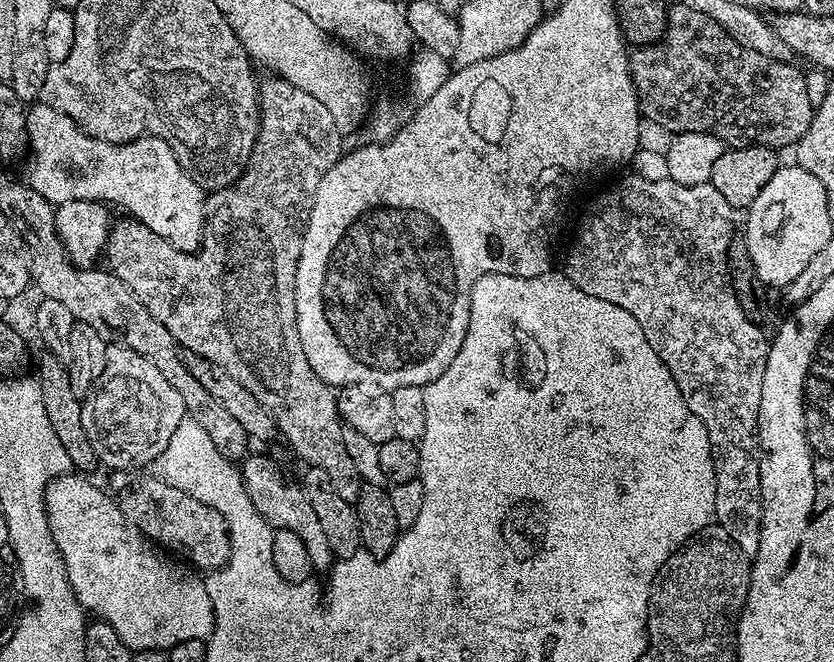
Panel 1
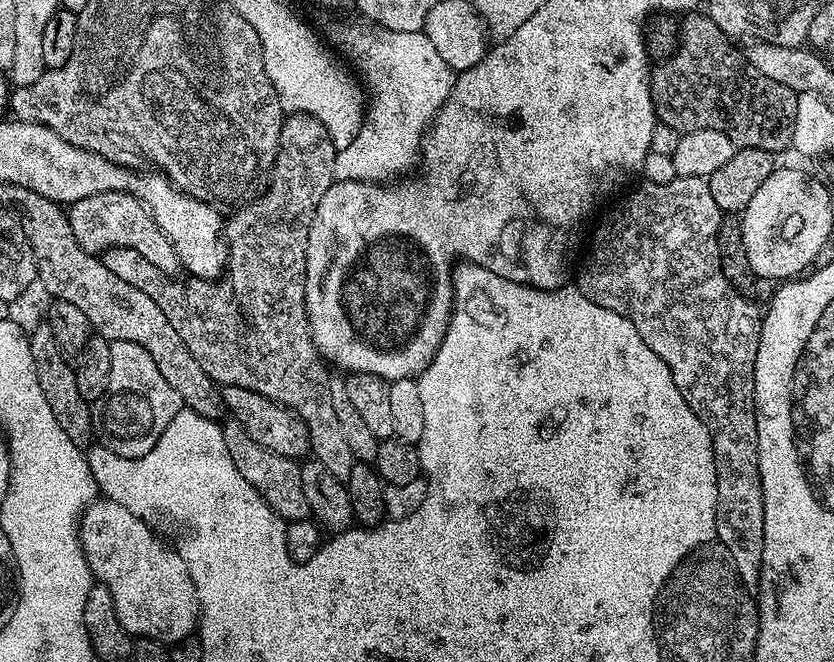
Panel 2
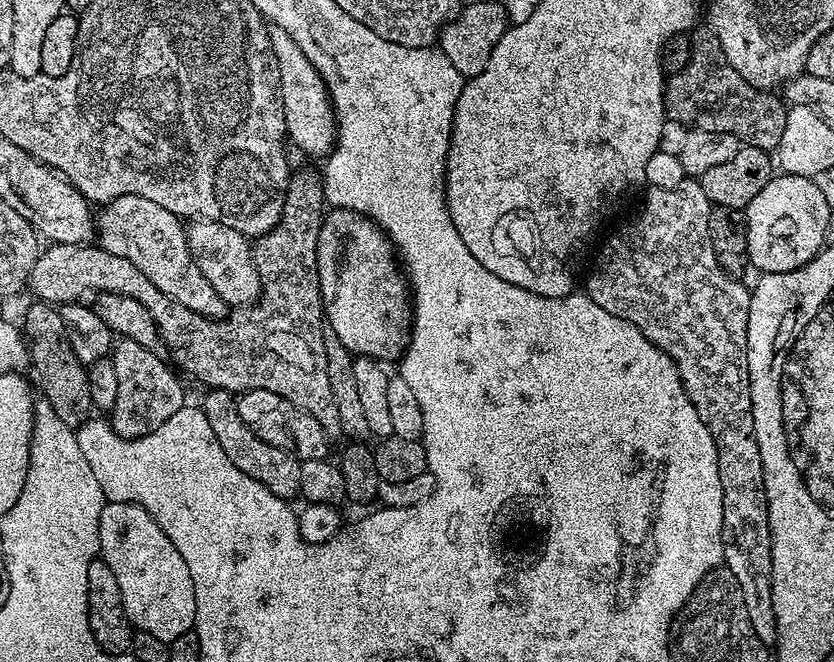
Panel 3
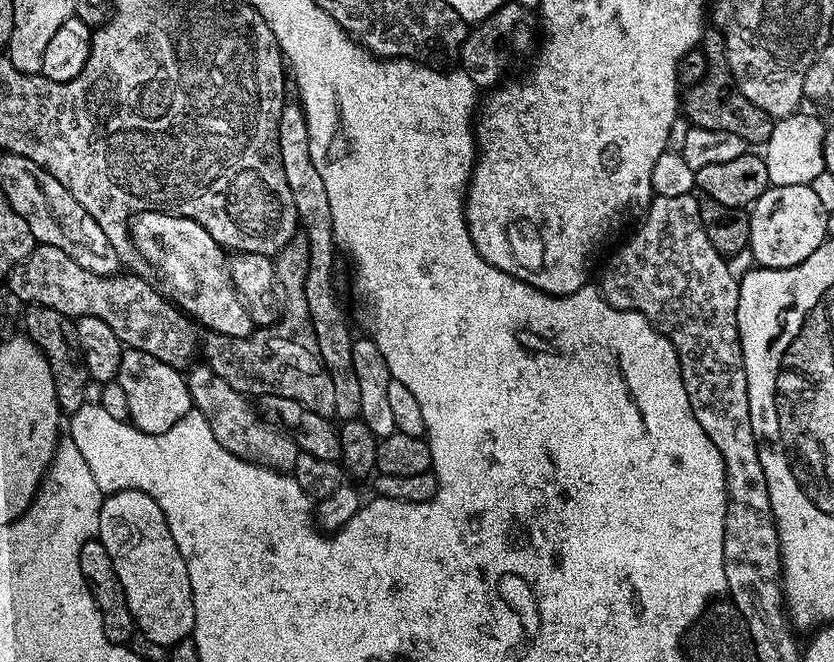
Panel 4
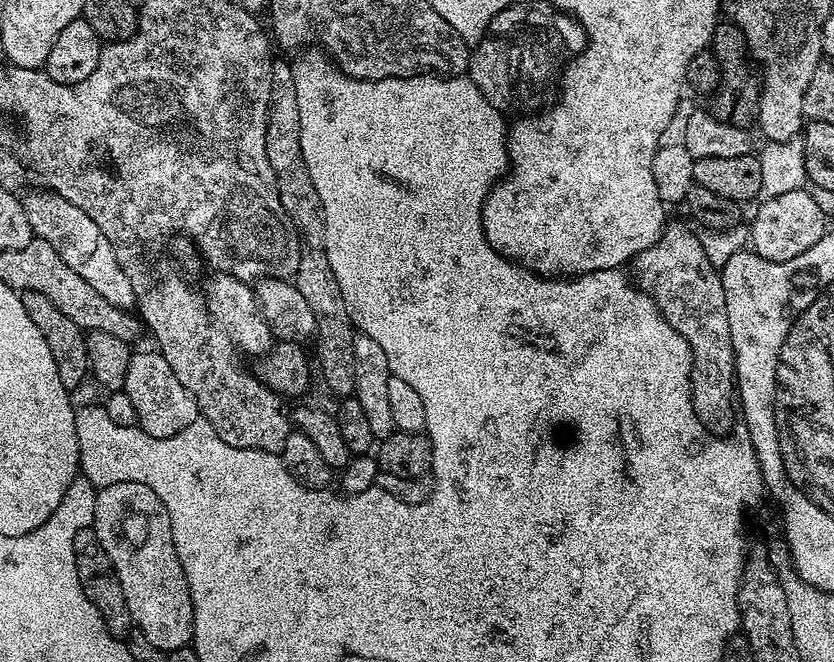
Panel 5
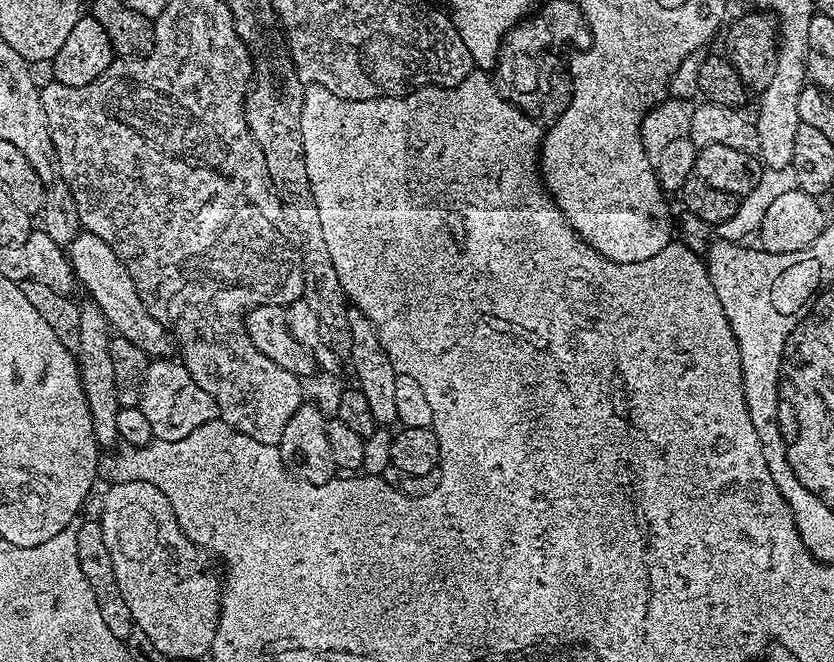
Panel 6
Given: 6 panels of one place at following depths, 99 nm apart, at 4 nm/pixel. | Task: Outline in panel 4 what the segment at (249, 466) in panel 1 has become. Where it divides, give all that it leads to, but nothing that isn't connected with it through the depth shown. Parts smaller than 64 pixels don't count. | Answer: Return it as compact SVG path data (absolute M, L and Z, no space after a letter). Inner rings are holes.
M203 362L197 364L197 368L195 366L189 367L186 372L192 406L195 411L200 412L206 418L206 422L210 422L210 430L214 434L214 438L218 438L220 445L226 450L230 450L230 454L234 454L246 462L261 464L274 469L276 472L291 473L296 464L296 459L300 457L299 443L293 437L291 440L288 437L291 435L287 431L268 424L254 407L253 401L245 393L234 390L230 386L230 382L226 382L226 378L218 378L218 374L214 374L214 370Z

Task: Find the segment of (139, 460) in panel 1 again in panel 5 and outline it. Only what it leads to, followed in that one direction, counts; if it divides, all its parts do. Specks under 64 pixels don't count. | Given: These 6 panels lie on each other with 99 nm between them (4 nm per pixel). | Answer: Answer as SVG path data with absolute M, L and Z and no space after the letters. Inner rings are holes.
M158 350L152 352L133 351L130 358L130 370L126 370L126 382L123 391L130 396L130 401L134 404L139 420L138 426L154 438L166 438L186 430L200 416L200 407L196 400L174 378L174 370L170 362Z

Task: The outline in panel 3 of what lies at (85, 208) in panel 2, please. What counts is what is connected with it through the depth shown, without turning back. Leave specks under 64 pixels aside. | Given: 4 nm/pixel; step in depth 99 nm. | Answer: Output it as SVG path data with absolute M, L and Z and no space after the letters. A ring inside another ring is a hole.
M126 194L103 205L94 223L99 247L110 254L118 254L118 258L134 262L134 266L138 266L138 270L142 270L142 274L146 274L146 278L150 278L150 282L162 290L162 294L194 310L194 314L202 314L209 320L224 319L224 299L217 294L214 286L210 286L210 282L206 282L202 270L198 270L190 254L186 224L181 217L158 206L158 202L150 202L150 198Z

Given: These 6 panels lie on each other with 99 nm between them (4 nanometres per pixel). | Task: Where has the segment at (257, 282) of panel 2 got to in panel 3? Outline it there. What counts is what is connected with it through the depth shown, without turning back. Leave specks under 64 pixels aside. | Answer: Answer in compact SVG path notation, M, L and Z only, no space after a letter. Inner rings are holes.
M300 172L297 176L295 173L288 182L288 193L280 221L265 236L255 237L252 244L252 257L258 270L262 295L254 306L237 307L229 311L222 320L209 320L207 316L194 314L194 310L174 302L166 294L162 294L162 290L158 290L158 286L154 286L150 278L146 278L146 274L142 274L142 270L134 266L134 262L118 258L118 254L110 254L99 246L49 243L34 262L28 288L33 292L33 297L55 306L87 301L88 292L135 298L155 318L163 343L176 348L185 370L193 372L202 383L208 384L204 386L209 389L221 388L233 394L270 390L286 398L294 406L306 410L306 414L314 414L324 433L329 438L336 438L341 435L341 431L338 406L334 402L334 390L330 390L330 374L326 371L326 317L316 269L318 234L325 215L323 179L317 173L316 176L312 172Z

